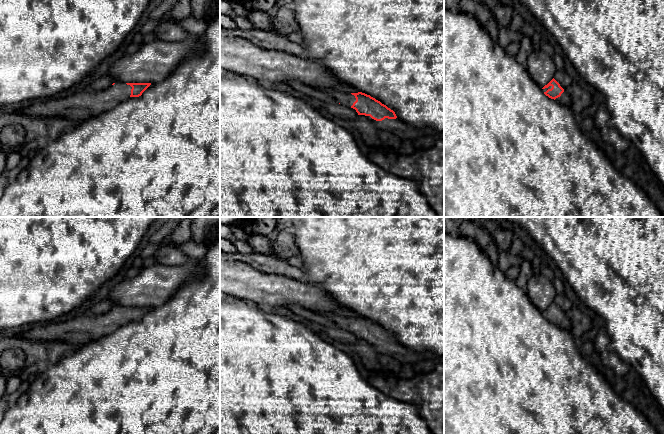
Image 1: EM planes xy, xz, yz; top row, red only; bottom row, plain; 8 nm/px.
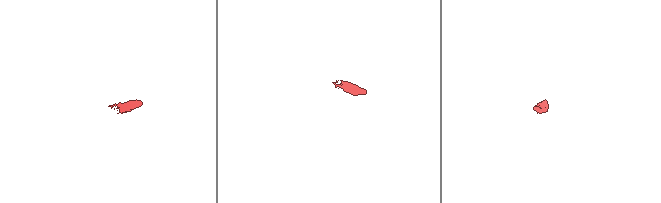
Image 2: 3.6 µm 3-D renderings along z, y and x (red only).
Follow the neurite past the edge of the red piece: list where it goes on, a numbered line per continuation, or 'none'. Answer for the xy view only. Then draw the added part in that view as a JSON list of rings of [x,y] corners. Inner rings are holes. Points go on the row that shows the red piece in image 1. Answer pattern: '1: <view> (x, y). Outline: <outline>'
1: xy (81, 106). Outline: [[[116,82],[100,91],[74,93],[27,103],[16,107],[17,112],[31,117],[54,121],[57,117],[86,120],[92,116],[113,109],[120,102],[130,98],[132,87]]]

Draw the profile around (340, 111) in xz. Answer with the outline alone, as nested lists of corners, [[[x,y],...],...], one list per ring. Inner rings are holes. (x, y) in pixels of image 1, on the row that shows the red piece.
[[[323,103],[323,107],[338,119],[354,120],[359,116],[355,109],[339,103]]]

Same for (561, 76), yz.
[[[564,68],[556,71],[554,79],[564,90],[570,88],[570,86],[572,85],[572,79],[569,73]]]

